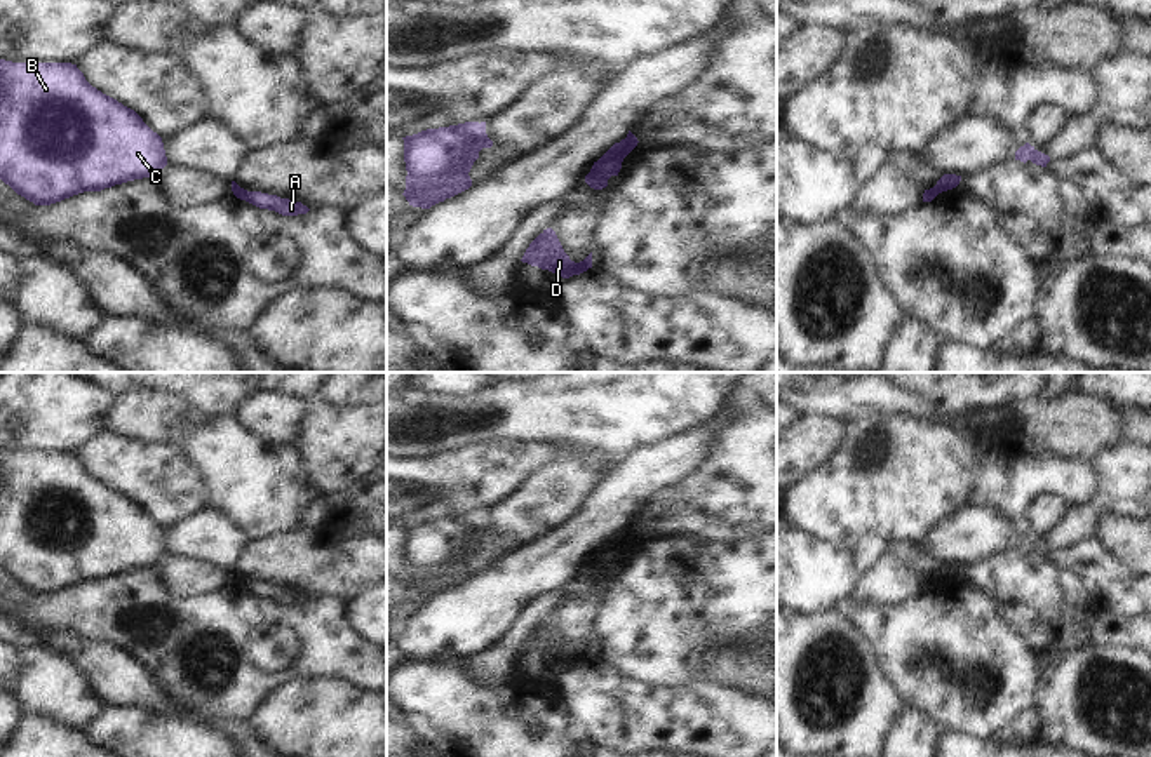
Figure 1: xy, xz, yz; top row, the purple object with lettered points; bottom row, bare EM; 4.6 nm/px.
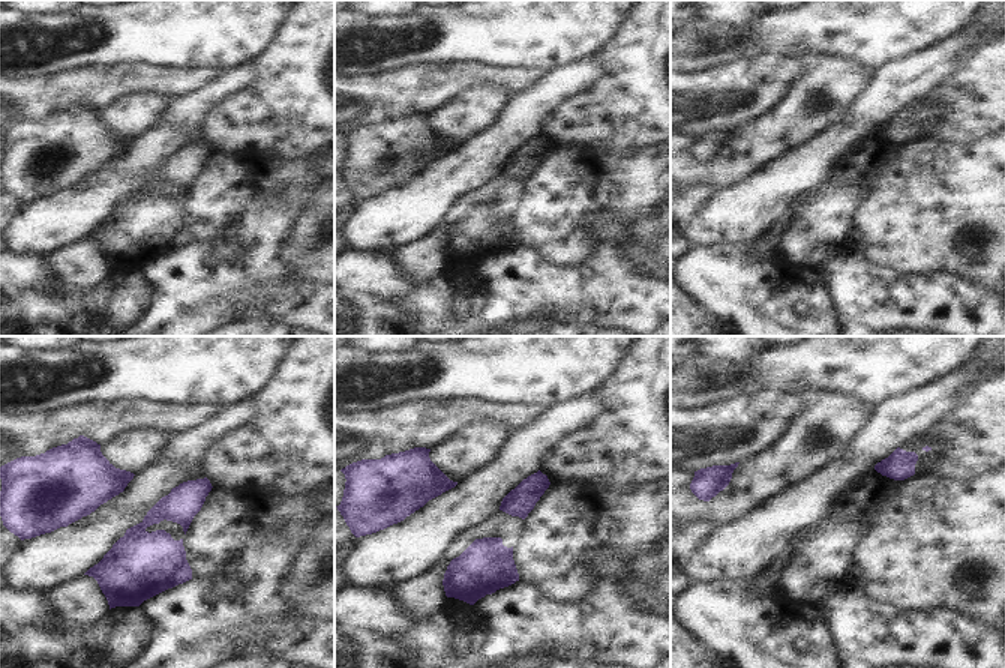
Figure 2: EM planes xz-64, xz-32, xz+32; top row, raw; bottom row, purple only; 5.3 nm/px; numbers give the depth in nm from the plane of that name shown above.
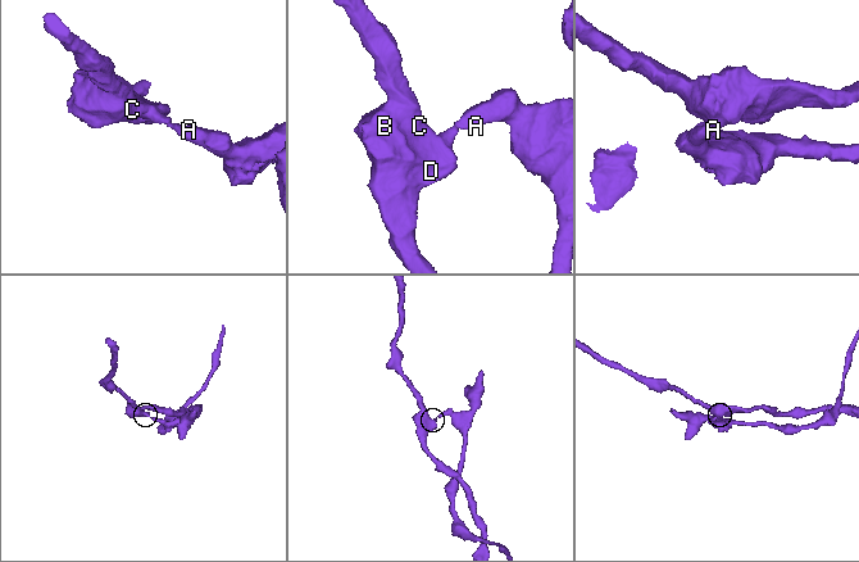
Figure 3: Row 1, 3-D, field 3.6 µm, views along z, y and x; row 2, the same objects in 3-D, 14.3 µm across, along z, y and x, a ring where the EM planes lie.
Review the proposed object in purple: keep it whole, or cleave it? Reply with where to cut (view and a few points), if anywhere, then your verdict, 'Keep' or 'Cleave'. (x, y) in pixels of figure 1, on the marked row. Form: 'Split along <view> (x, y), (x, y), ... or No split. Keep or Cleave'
Split along xz (625, 138), (634, 147). Cleave.

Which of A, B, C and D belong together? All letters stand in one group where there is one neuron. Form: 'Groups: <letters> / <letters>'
Groups: A / B C D.

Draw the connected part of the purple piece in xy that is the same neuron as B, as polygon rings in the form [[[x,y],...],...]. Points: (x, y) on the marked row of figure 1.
[[[0,59],[0,179],[35,205],[158,174],[167,165],[162,137],[117,99],[92,87],[71,63]]]

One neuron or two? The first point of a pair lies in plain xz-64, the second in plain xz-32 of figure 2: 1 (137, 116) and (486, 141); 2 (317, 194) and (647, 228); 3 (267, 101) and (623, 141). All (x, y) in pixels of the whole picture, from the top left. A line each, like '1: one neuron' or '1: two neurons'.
1: two neurons
2: one neuron
3: one neuron

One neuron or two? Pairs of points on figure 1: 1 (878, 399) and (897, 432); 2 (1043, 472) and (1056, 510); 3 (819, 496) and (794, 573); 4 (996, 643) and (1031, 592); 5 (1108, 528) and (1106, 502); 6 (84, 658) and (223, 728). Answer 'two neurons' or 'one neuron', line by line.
1: two neurons
2: two neurons
3: two neurons
4: two neurons
5: two neurons
6: one neuron

